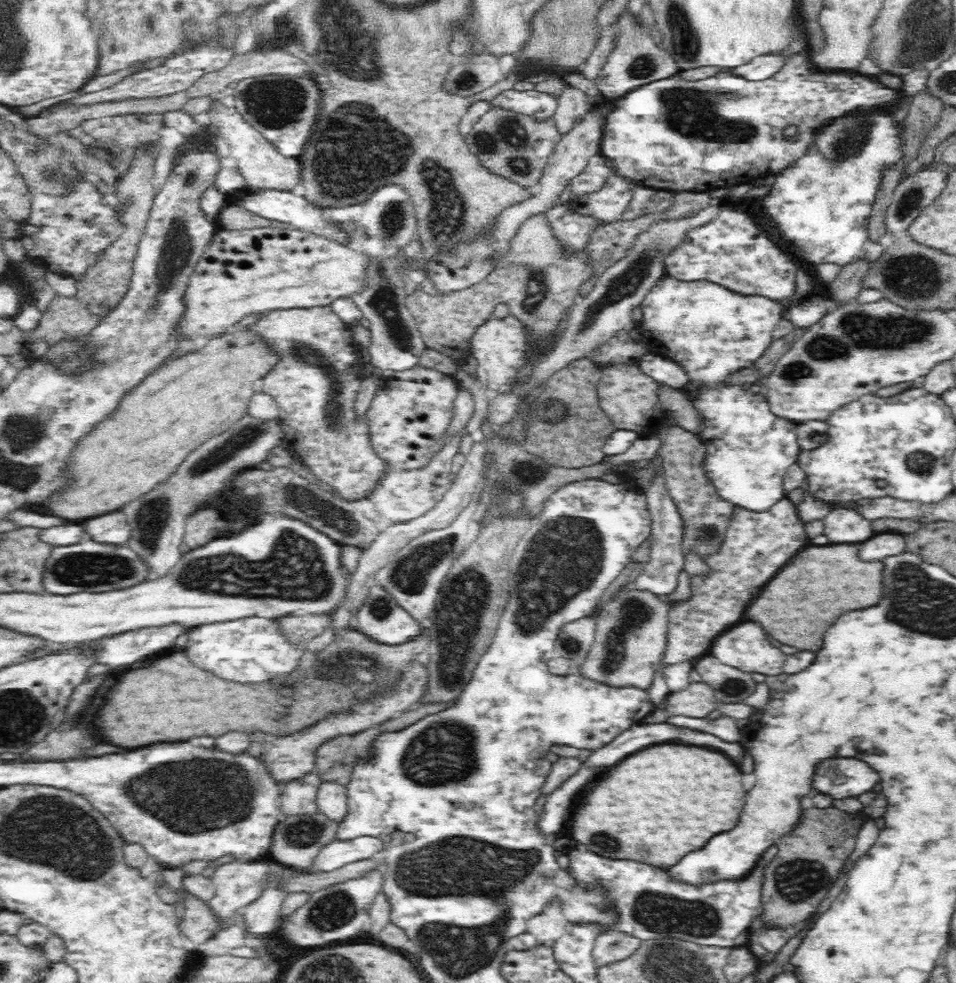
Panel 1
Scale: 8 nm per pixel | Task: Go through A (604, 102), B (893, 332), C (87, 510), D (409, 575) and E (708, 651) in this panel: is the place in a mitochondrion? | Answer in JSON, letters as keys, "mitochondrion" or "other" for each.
{"A":"other","B":"mitochondrion","C":"other","D":"mitochondrion","E":"other"}

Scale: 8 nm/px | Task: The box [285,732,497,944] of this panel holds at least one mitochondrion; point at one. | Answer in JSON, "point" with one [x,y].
{"point":[330,912]}

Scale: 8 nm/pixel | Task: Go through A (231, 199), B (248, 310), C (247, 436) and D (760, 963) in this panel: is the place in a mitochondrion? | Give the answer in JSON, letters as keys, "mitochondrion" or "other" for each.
{"A":"other","B":"other","C":"mitochondrion","D":"other"}

